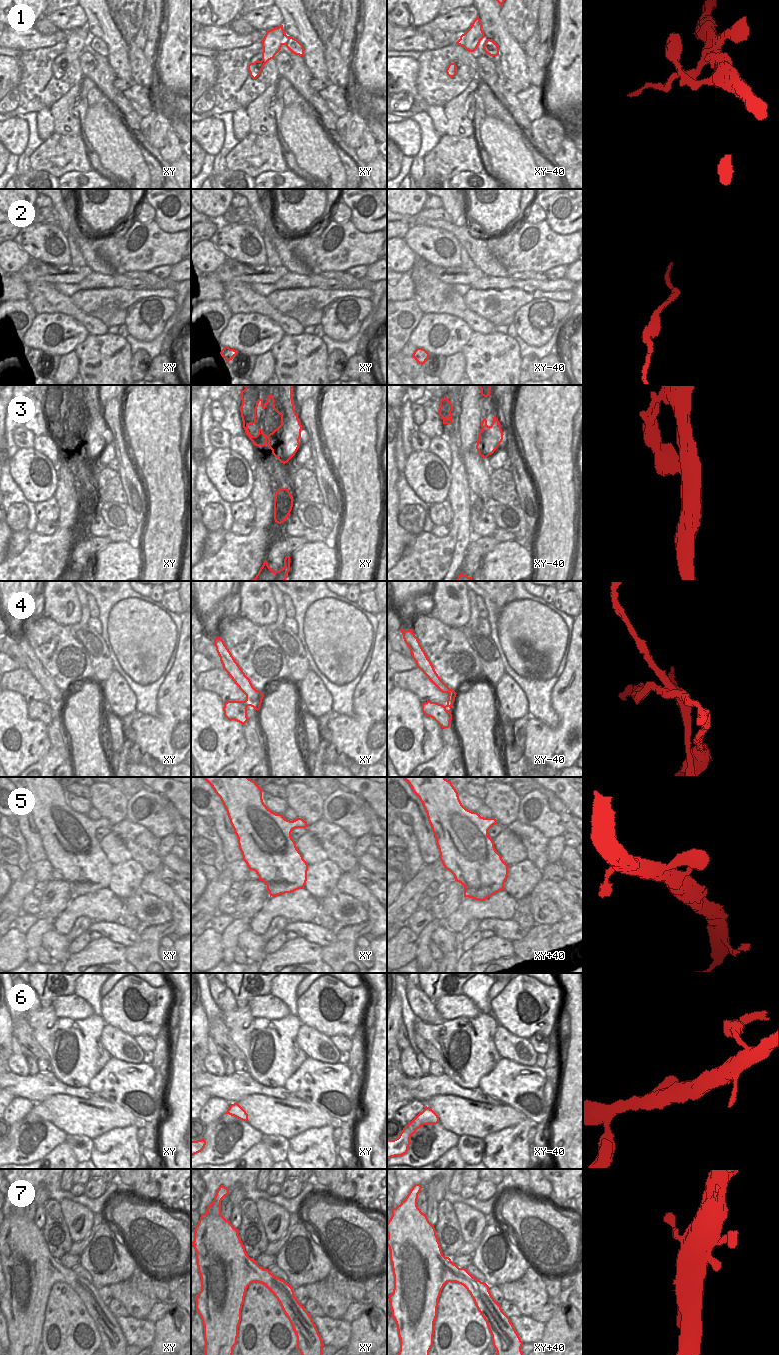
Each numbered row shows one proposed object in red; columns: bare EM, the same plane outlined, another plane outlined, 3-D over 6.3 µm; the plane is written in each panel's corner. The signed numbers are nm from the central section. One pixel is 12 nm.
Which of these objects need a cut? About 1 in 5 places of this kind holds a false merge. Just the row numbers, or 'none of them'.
3, 4

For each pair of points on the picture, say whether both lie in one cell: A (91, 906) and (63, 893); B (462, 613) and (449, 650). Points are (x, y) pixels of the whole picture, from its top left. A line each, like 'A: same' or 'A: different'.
A: different
B: different

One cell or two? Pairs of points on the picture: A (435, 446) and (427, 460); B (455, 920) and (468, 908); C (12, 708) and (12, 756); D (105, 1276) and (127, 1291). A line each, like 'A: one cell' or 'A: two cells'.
A: two cells
B: one cell
C: one cell
D: two cells

